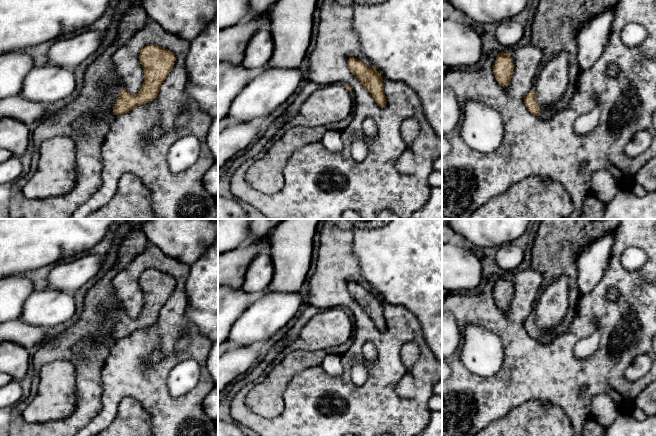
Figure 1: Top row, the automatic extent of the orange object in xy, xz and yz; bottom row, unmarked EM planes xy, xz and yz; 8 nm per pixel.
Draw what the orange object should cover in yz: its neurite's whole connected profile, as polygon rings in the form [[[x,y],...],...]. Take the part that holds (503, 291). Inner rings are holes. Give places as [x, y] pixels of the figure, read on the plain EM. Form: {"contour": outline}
{"contour": [[[499,277],[493,289],[496,305],[502,311],[508,311],[514,294],[513,283],[508,277]]]}

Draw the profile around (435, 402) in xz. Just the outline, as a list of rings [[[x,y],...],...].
[[[433,394],[428,401],[431,411],[430,421],[416,436],[442,436],[442,395]]]

